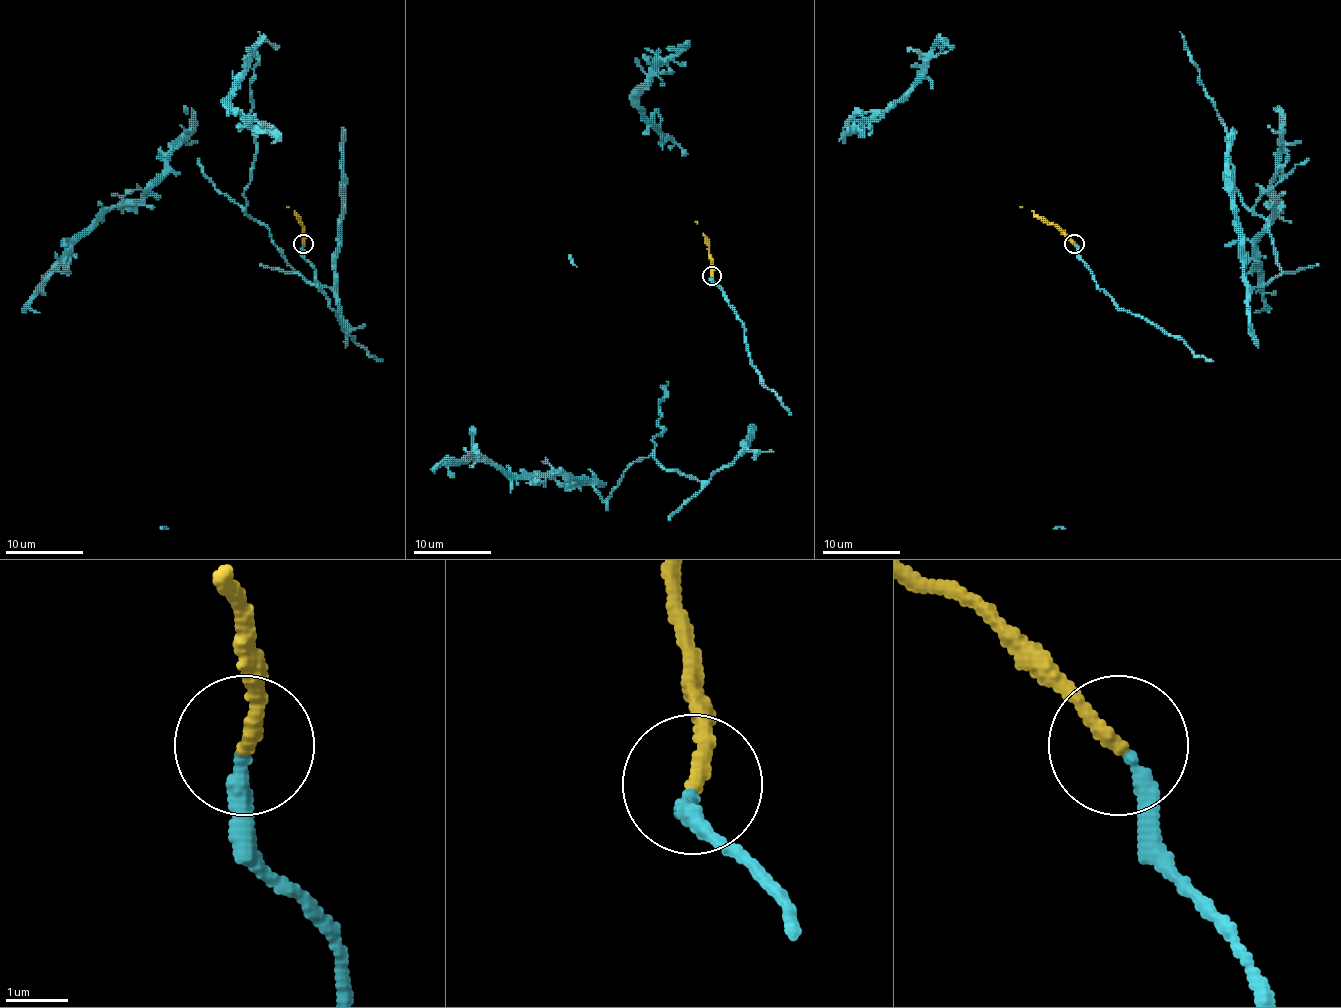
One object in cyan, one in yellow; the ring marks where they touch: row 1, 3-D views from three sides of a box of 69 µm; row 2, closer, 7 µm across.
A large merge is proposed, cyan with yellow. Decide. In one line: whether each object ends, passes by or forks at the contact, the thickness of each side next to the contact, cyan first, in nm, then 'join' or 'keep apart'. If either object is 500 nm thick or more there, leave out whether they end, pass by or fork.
cyan ends; yellow ends; calibres 280 and 240 nm; join

